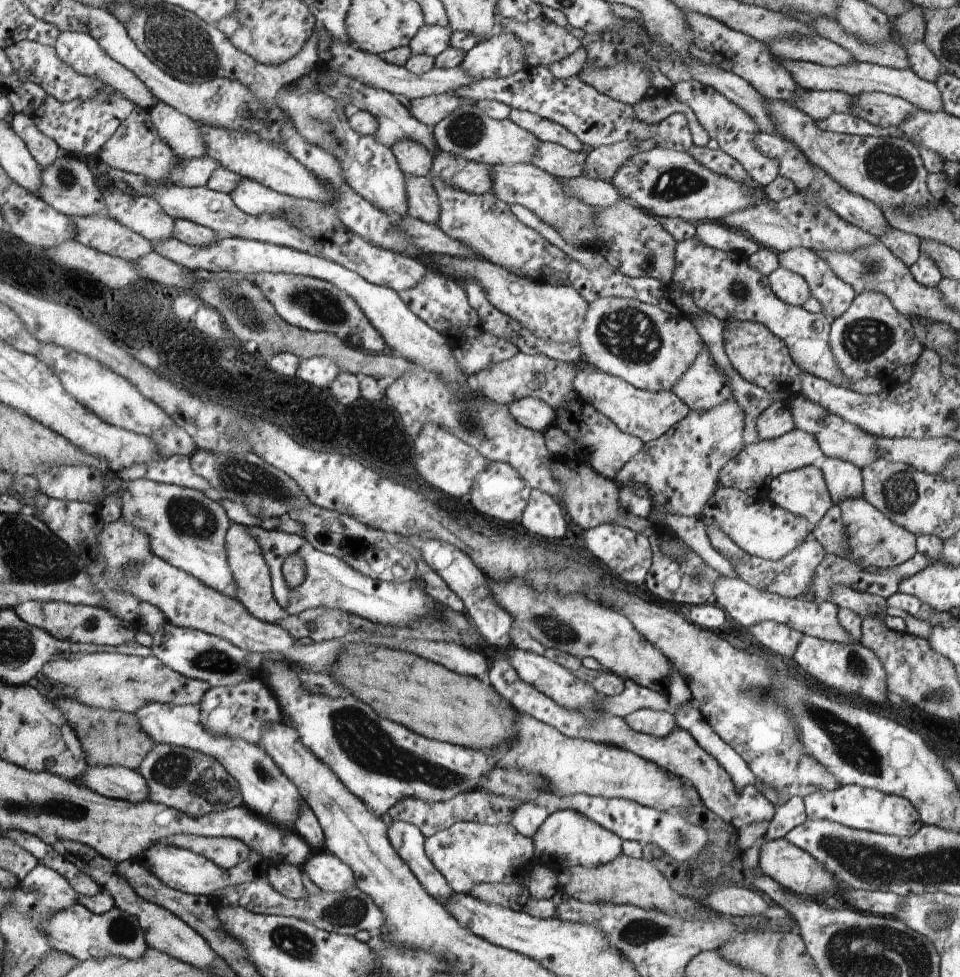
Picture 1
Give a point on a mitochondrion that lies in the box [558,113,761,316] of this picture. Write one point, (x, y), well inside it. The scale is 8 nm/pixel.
(677, 183)

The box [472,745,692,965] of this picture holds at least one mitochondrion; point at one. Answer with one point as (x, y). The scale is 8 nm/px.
(636, 932)

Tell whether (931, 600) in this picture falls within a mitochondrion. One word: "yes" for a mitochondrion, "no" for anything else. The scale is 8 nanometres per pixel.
no

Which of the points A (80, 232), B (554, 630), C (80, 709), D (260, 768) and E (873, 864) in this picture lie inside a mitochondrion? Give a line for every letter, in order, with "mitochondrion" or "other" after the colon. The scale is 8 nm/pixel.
A: other
B: mitochondrion
C: other
D: mitochondrion
E: mitochondrion

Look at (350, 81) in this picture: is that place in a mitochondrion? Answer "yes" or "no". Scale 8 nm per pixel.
no

